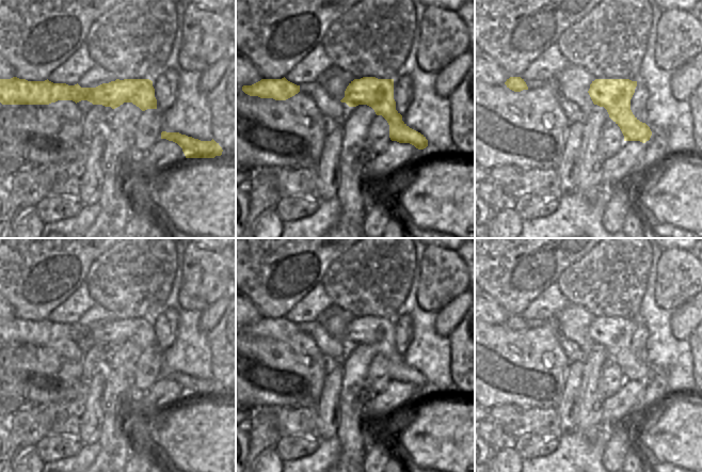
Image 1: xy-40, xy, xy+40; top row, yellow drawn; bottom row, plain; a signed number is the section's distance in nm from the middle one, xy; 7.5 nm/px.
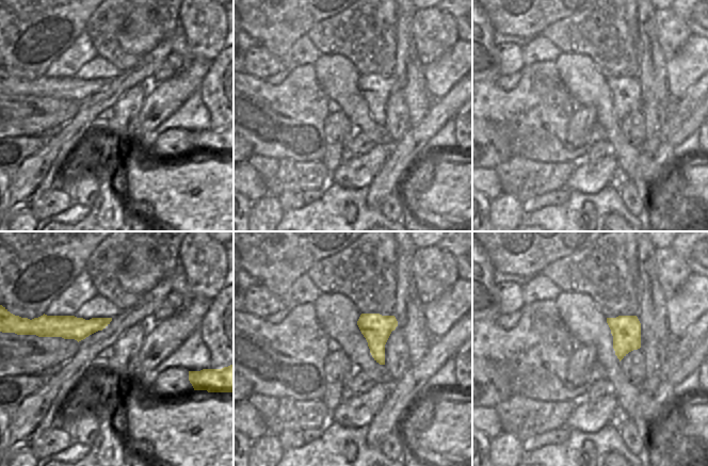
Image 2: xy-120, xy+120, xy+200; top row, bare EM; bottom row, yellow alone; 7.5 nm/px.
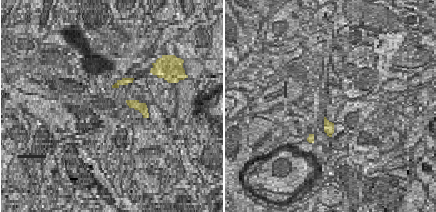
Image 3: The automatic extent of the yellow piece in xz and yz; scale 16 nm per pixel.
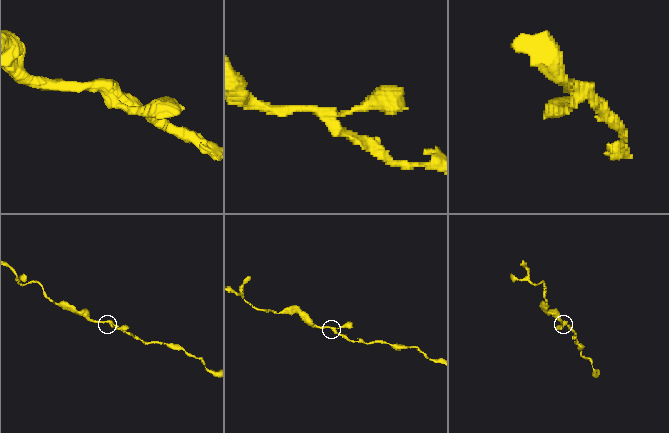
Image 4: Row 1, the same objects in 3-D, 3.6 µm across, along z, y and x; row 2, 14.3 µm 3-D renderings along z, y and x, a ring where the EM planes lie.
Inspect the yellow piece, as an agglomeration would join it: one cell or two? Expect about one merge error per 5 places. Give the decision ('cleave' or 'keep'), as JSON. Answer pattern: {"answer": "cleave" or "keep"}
{"answer": "keep"}

